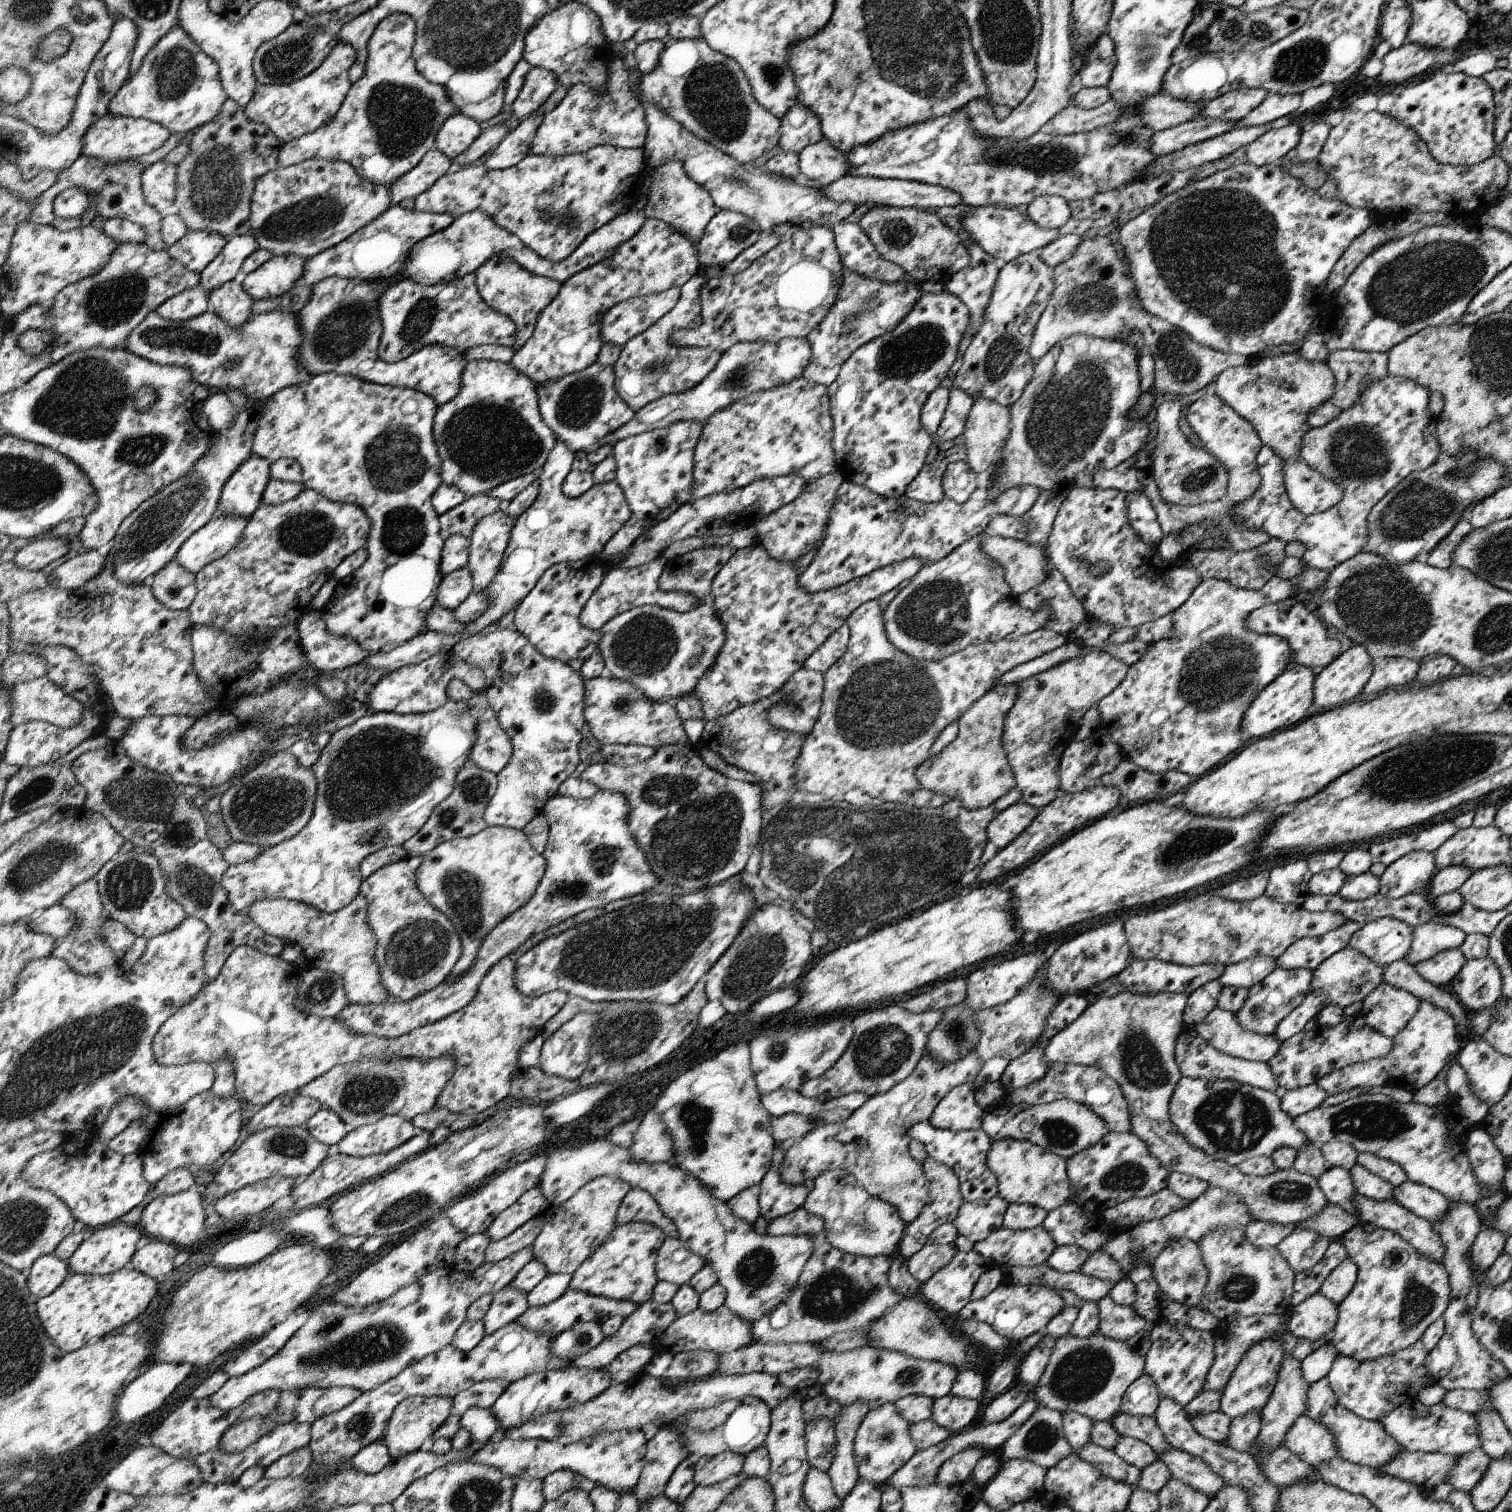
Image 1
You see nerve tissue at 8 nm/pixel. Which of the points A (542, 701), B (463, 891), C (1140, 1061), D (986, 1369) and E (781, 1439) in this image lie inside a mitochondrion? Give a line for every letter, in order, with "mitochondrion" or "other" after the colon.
A: mitochondrion
B: mitochondrion
C: mitochondrion
D: other
E: other

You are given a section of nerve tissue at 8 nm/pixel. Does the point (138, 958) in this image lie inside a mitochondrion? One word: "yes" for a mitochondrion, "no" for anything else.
no

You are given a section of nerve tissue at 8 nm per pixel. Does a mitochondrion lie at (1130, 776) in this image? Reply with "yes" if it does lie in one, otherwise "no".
no

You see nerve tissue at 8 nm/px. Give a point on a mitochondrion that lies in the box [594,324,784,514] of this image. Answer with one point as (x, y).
(746, 373)

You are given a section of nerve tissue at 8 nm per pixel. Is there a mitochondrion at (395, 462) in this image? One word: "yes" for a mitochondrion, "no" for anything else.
yes

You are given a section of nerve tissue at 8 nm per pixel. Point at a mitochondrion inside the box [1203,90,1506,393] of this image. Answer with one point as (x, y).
(1417, 285)

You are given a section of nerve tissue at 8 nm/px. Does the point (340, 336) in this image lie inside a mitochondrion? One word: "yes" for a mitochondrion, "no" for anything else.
yes

